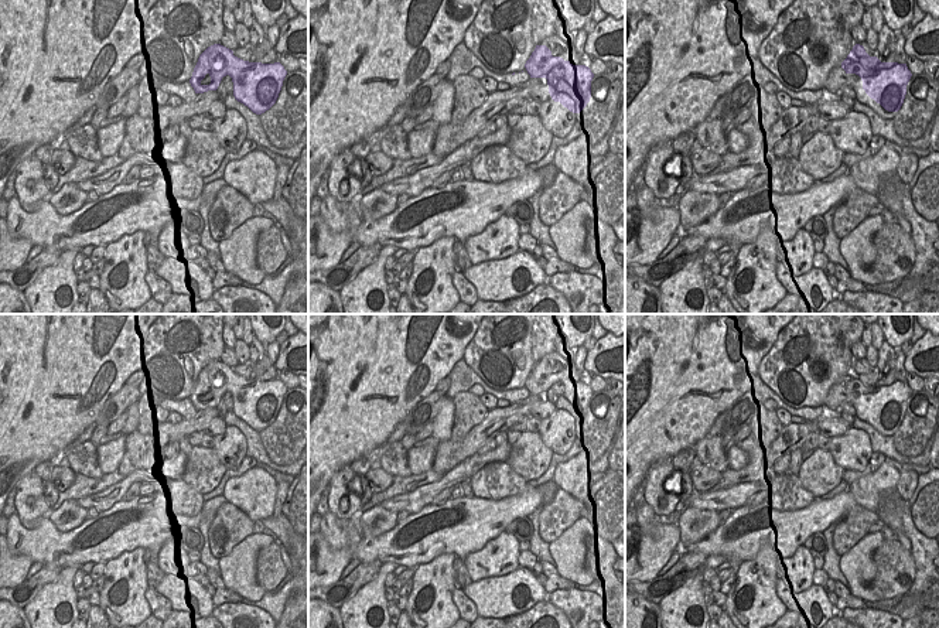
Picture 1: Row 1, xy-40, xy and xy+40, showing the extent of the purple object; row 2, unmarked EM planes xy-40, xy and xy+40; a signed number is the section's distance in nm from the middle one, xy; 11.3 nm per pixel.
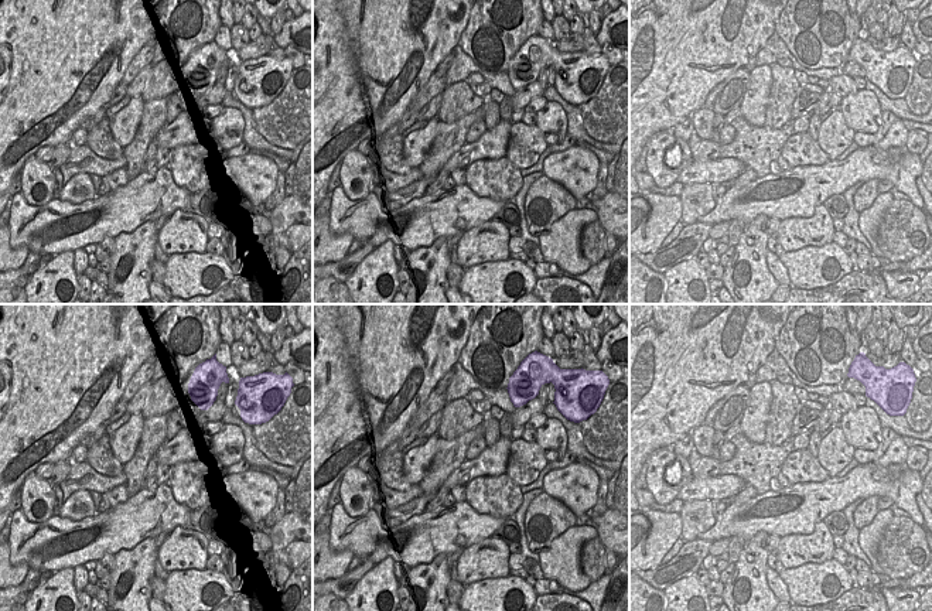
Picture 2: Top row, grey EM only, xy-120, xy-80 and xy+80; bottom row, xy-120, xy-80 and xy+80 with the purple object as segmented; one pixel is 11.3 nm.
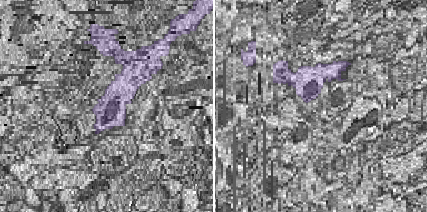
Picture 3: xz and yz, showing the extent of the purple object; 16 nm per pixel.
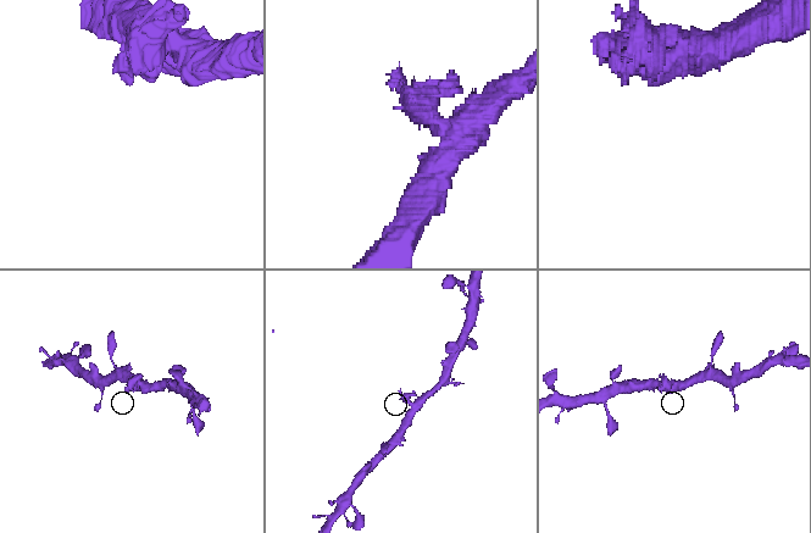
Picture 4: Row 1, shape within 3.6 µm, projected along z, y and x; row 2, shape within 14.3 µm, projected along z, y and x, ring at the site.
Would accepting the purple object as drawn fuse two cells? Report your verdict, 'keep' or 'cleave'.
cleave

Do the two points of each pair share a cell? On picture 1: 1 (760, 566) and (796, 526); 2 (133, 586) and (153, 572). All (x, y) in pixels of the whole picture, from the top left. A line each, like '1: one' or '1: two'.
1: two
2: two

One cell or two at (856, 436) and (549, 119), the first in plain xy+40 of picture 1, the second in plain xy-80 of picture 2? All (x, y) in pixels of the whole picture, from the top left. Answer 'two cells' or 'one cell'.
one cell

